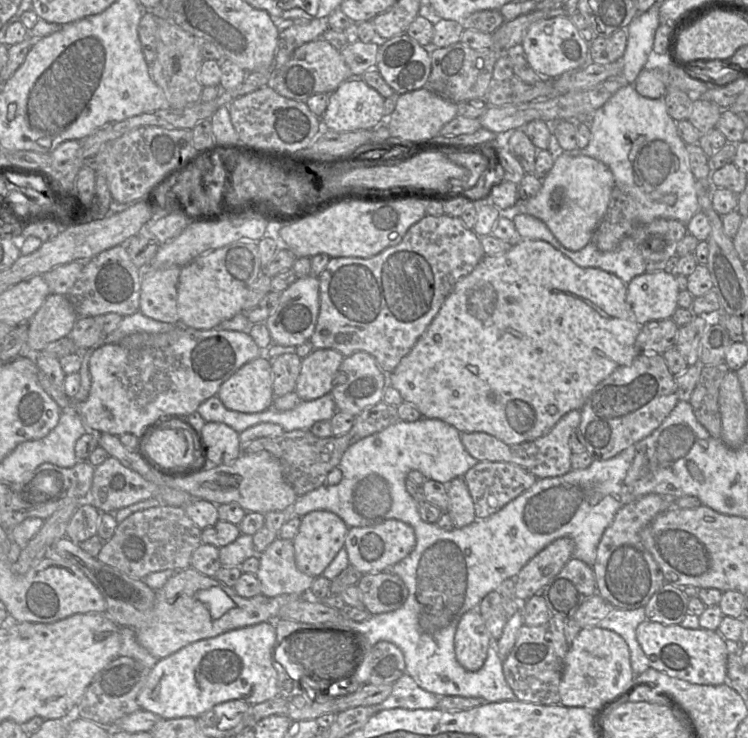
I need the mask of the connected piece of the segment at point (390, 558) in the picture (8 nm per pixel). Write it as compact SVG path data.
M389 519L371 527L351 527L344 547L347 550L349 563L363 575L379 573L386 570L408 556L416 545L414 529L409 524Z

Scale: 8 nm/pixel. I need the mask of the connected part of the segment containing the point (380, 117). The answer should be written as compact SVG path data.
M350 78L330 94L322 126L336 132L372 130L384 121L384 100L362 78Z

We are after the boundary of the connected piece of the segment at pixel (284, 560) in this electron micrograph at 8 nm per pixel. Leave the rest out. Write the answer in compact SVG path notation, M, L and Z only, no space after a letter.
M277 537L261 554L260 566L255 574L261 583L261 594L267 597L279 595L307 595L314 582L313 577L301 572L295 561L295 550L292 540Z

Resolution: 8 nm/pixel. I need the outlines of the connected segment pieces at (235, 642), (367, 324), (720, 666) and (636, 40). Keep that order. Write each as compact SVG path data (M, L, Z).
M274 621L191 643L157 660L138 694L138 704L142 710L157 714L162 719L198 718L215 705L229 700L243 700L255 705L276 697L278 675L272 663L275 645Z
M444 214L441 216L424 216L408 229L399 244L386 248L375 256L369 258L330 258L325 269L318 277L320 308L316 326L309 341L312 343L314 349L333 349L341 353L344 357L350 356L359 351L367 352L375 358L380 369L385 374L390 375L397 367L400 360L409 353L419 337L427 329L457 281L470 274L484 257L485 252L482 247L481 237L477 235L474 230L468 229L463 224L460 217L451 217Z
M646 619L638 625L636 639L650 667L657 671L693 684L720 685L727 681L728 646L718 631L664 625Z
M660 2L639 13L627 26L627 45L621 58L621 74L633 84L653 51L655 33L661 24Z

